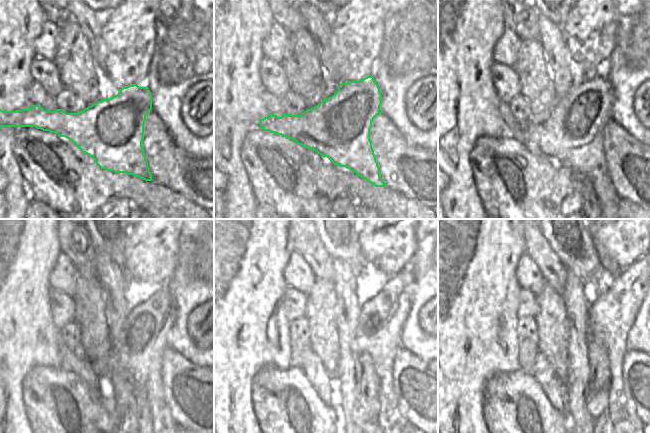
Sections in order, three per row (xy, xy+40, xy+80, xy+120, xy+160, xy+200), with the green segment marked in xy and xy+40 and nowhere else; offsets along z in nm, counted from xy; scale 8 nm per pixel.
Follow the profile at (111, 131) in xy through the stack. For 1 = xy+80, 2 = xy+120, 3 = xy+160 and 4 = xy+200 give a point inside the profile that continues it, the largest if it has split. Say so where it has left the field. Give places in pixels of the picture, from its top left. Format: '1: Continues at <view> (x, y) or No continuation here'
1: Continues at xy+80 (574, 132)
2: Continues at xy+120 (139, 348)
3: Continues at xy+160 (377, 336)
4: Continues at xy+200 (610, 317).

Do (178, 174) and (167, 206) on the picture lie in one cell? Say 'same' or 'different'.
different

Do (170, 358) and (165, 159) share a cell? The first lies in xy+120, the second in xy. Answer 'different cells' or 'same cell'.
same cell

